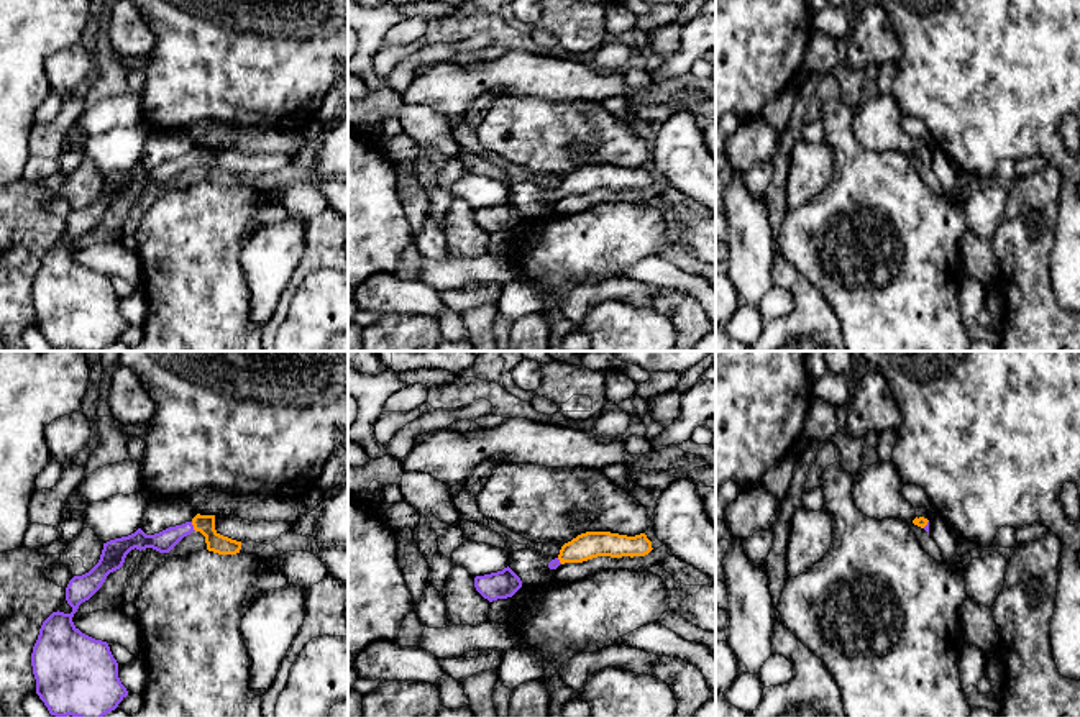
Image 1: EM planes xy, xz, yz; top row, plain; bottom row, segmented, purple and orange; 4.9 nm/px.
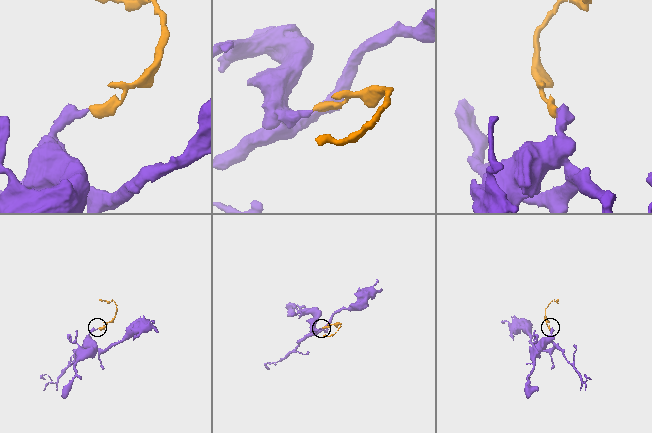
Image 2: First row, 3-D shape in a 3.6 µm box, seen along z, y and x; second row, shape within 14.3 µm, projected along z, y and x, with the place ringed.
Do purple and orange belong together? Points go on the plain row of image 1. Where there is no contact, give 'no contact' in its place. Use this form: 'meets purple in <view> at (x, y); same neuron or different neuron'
meets purple in xy at (192, 159); same neuron

